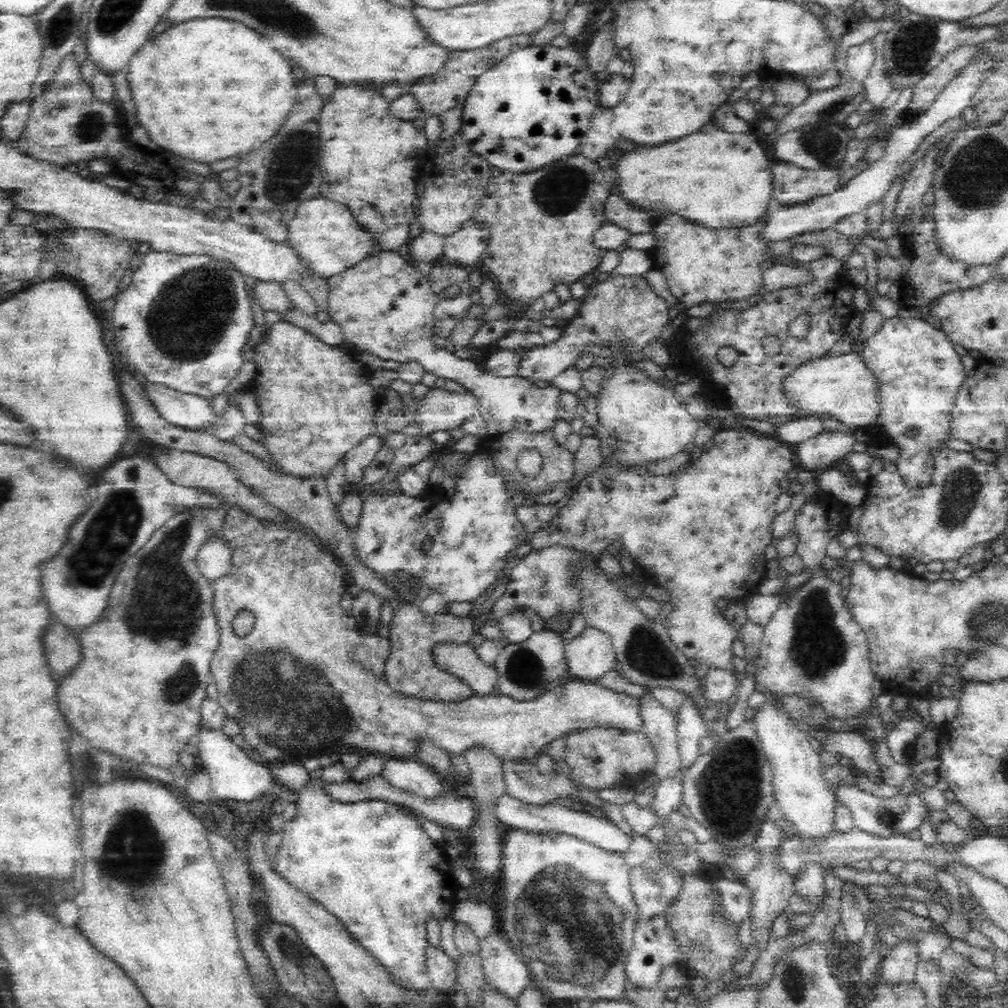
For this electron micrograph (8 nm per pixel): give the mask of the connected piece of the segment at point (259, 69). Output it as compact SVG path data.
M204 18L190 19L183 23L175 24L164 31L160 36L147 40L145 44L132 56L127 65L127 80L132 84L134 90L134 98L136 98L136 106L138 106L138 120L140 124L144 124L144 128L148 130L148 134L160 144L170 148L172 152L180 154L186 160L194 160L194 162L214 162L218 158L232 158L232 156L244 156L250 154L254 150L260 150L262 144L266 140L270 140L272 136L276 136L276 132L284 126L288 114L292 112L296 98L298 98L298 80L294 74L293 59L284 56L279 48L276 48L266 36L256 28L248 28L248 24L244 22L236 22L236 20L224 20L224 18Z

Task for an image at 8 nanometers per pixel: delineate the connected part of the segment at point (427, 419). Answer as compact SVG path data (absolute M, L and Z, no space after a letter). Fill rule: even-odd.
M432 388L422 401L422 406L418 406L416 412L419 416L414 416L414 420L419 421L425 432L462 427L466 420L481 414L480 403L478 395L470 389L450 392Z

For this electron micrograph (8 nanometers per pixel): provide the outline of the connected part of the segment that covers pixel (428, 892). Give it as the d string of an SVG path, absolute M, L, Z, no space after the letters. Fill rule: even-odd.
M305 789L297 793L297 811L295 815L286 820L281 828L283 838L280 846L278 846L275 858L277 868L282 875L288 878L288 881L296 887L308 892L312 897L316 897L324 906L336 915L338 919L344 923L346 930L352 934L352 938L364 948L364 952L379 966L387 980L398 988L408 988L426 991L433 988L432 977L425 965L424 953L422 945L426 942L425 922L428 918L437 918L438 920L448 916L448 912L452 910L452 906L457 901L455 891L461 885L458 884L446 870L447 863L450 861L442 855L442 852L432 851L429 846L429 838L424 832L424 826L420 822L420 818L414 811L400 807L394 803L386 803L378 799L362 800L356 803L332 802L327 796L315 795L312 790Z

